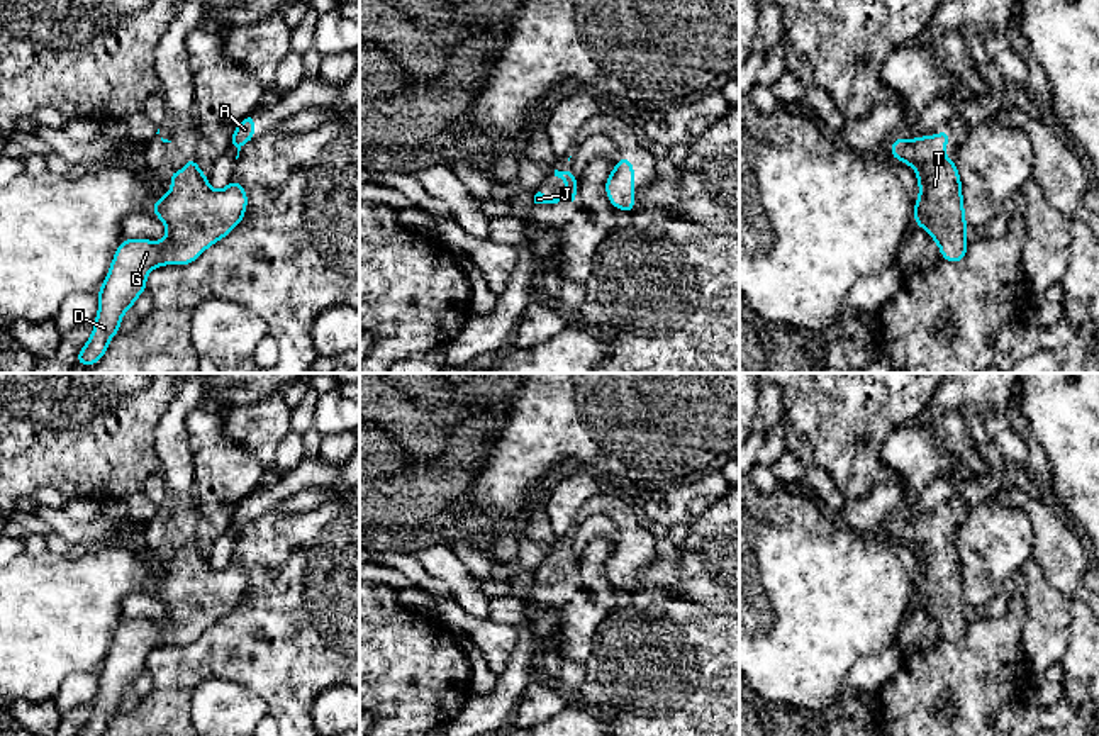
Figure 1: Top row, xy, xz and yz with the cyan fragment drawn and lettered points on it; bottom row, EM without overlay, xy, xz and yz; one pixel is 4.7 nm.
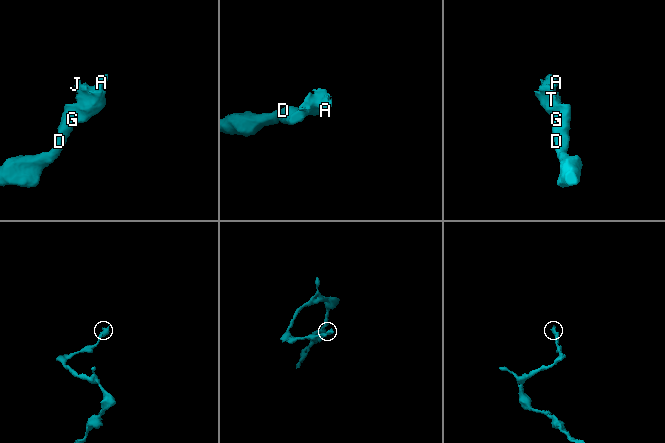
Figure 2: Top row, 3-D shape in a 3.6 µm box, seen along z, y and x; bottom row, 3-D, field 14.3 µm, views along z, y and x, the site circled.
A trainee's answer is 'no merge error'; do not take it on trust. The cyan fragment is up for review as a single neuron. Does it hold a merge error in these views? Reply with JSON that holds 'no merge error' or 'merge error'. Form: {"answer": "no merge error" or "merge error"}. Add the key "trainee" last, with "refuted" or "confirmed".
{"answer": "no merge error", "trainee": "confirmed"}

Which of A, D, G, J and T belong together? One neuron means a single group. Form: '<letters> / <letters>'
A D G J T

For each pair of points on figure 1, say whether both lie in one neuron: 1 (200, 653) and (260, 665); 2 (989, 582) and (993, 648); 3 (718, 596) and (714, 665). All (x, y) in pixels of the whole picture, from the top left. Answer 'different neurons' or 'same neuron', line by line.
1: same neuron
2: different neurons
3: different neurons

